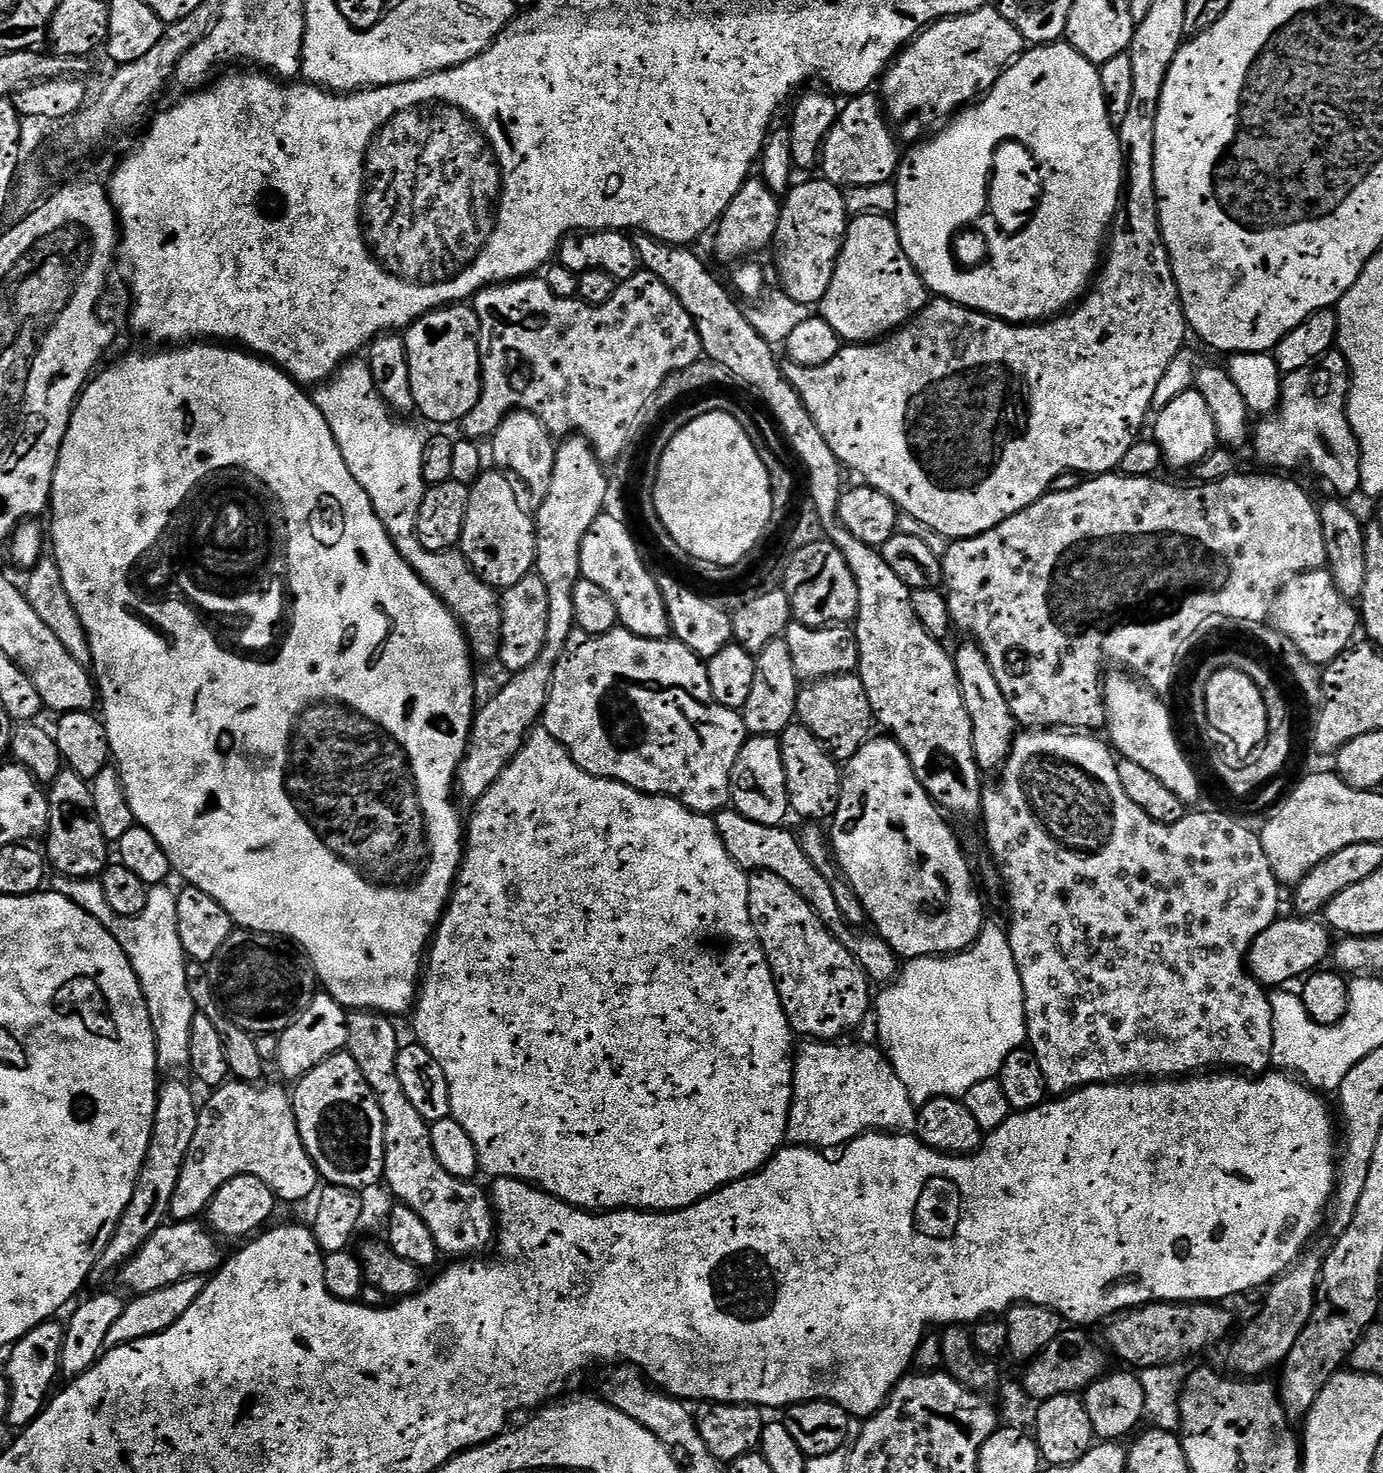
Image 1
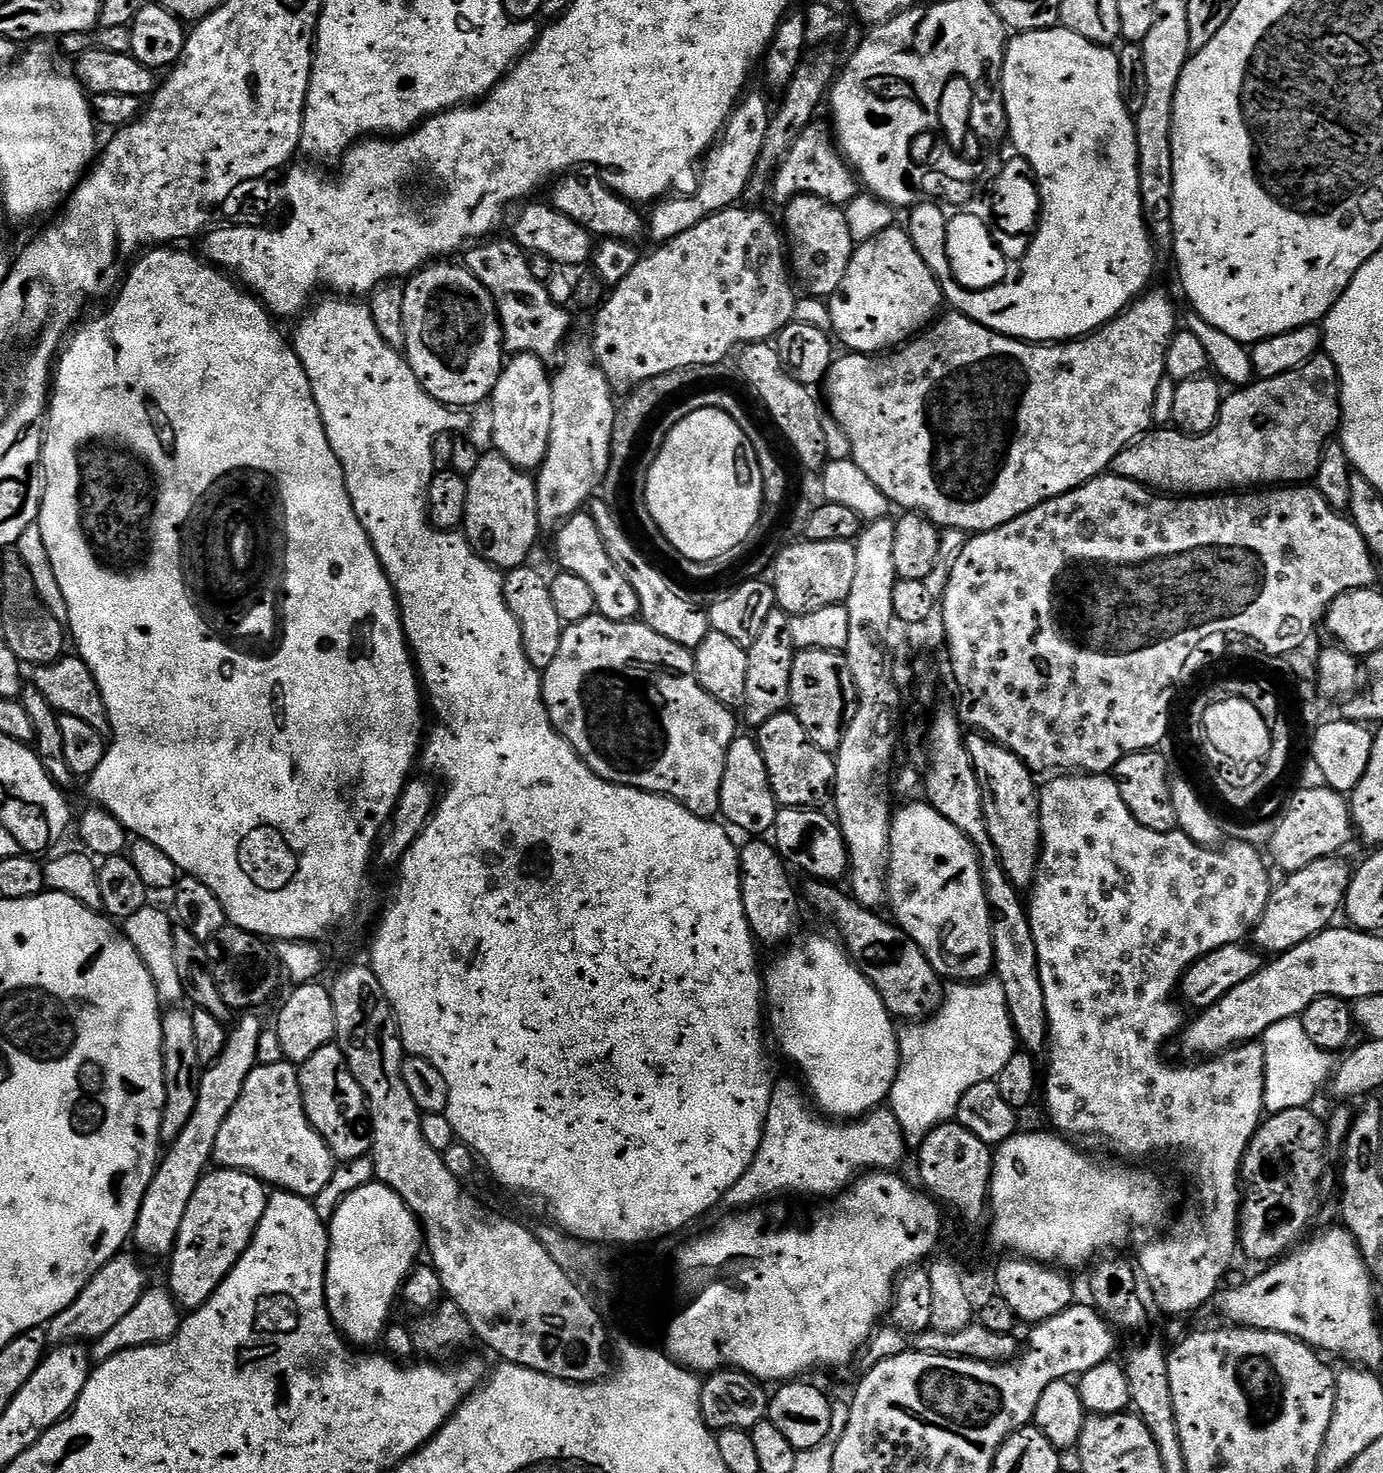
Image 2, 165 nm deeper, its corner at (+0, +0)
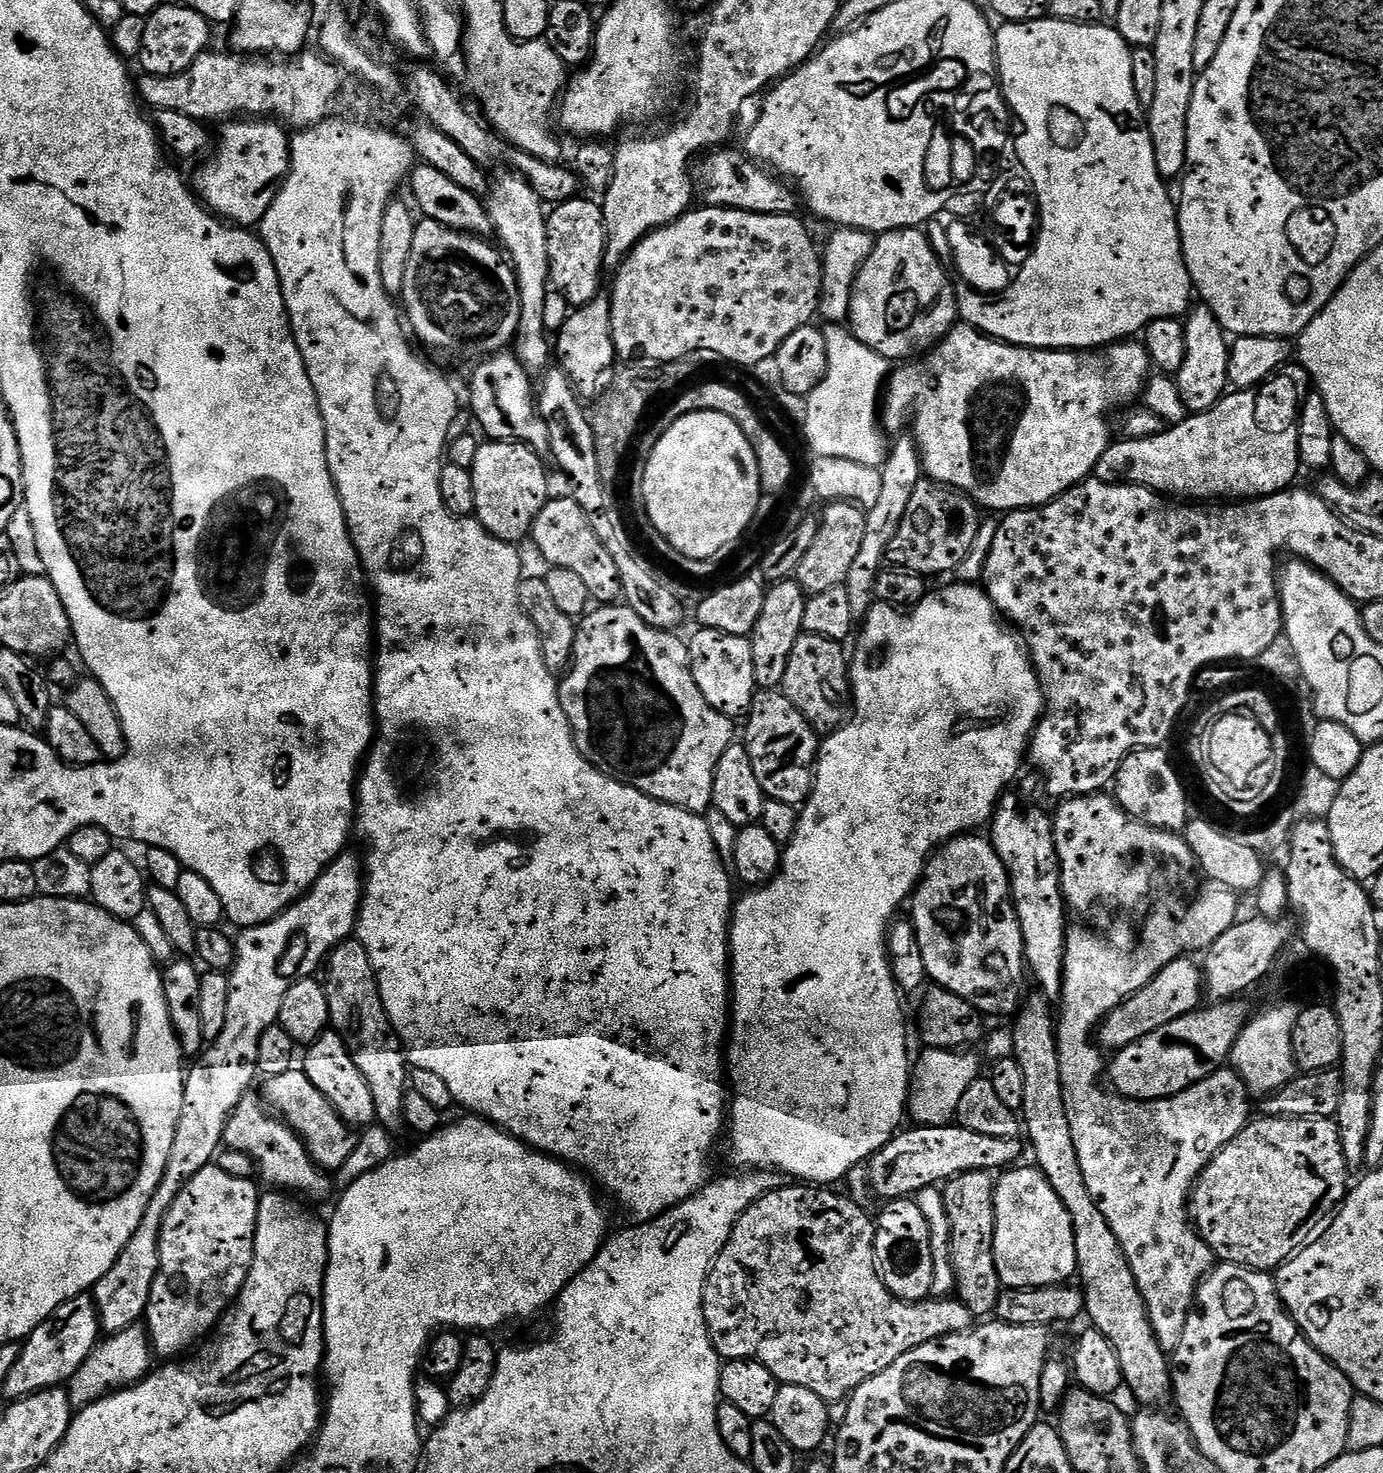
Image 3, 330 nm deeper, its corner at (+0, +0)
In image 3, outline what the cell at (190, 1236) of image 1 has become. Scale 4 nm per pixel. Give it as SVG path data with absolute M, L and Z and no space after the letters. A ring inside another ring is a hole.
M88 1294L70 1298L23 1341L18 1362L14 1362L14 1370L10 1370L2 1385L5 1401L21 1400L47 1388L67 1385L72 1376L78 1374L78 1366L86 1362L101 1339L100 1315L95 1299Z

